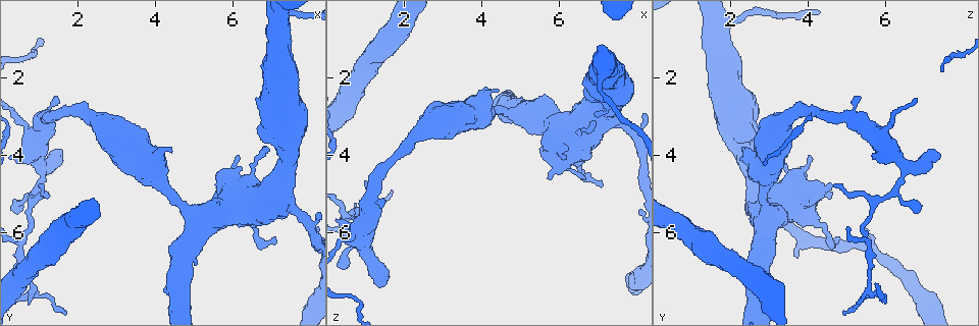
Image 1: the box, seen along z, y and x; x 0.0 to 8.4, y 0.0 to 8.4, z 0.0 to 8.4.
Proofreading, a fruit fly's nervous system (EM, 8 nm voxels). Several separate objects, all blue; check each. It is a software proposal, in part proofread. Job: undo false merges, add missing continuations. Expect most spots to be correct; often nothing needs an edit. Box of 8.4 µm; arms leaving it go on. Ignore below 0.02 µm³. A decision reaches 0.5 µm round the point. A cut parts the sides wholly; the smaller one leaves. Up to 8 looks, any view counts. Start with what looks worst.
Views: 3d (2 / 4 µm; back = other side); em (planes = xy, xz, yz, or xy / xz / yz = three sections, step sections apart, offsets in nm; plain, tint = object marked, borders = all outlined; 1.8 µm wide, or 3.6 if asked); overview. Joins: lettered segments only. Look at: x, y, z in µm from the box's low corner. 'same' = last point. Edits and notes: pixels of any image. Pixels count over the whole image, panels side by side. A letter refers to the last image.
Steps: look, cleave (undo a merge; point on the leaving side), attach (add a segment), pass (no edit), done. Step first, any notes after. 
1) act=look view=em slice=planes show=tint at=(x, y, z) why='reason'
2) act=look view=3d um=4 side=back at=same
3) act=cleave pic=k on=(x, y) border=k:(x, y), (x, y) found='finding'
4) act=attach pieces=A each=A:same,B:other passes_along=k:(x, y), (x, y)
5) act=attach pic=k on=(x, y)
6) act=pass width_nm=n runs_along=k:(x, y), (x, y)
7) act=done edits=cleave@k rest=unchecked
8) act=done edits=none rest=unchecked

act=look view=em slice=planes show=borders at=(1.50, 4.00, 7.35) why='free end'

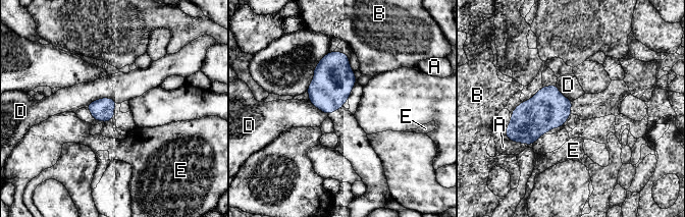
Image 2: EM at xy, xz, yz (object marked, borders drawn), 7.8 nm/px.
act=pass each=A:other,B:other,D:other,E:other found='none of them fits'

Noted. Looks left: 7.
act=look view=3d um=4 at=(4.50, 3.80, 2.35) why='thick end'

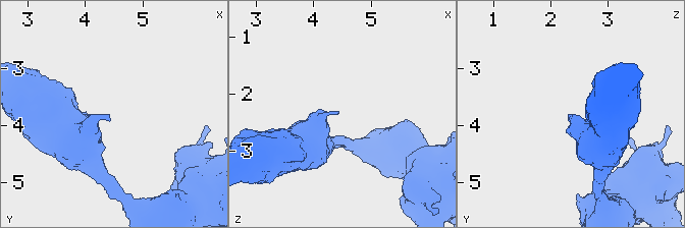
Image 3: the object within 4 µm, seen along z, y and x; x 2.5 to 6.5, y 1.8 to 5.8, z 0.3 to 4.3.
act=look view=em slice=planes show=borders at=(4.40, 3.80, 2.35)

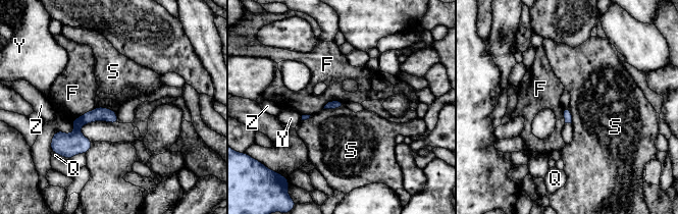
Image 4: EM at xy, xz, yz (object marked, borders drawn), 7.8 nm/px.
act=pass each=F:other,Q:other,S:other,Y:other,Z:other runs_along=4:(114, 116), (90, 116), (70, 137), (58, 134) found='none of them fits'

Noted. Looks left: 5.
act=look view=3d um=4 at=(7.20, 3.35, 2.00) why='closes a loop'

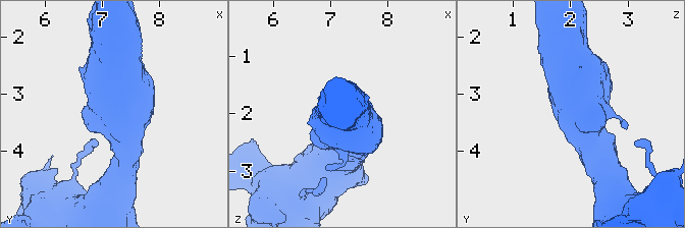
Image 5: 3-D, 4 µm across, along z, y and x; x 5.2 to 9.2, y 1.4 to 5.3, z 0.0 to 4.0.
act=look view=em um=3.6 slice=planes show=borders at=(7.20, 3.35, 2.05) why='need the tissue'

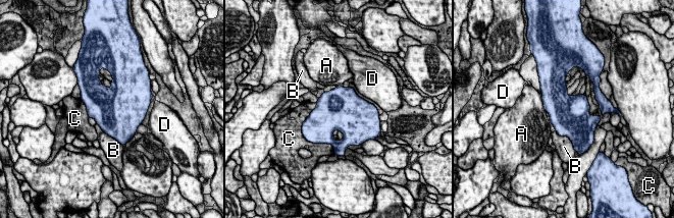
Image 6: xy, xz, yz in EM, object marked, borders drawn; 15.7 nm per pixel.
act=pass width_nm=600 each=A:other,B:other,C:other,D:other border=6:(556, 130), (572, 143) found='one neuron here'

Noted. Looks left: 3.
act=done edits=none rest=unchecked

